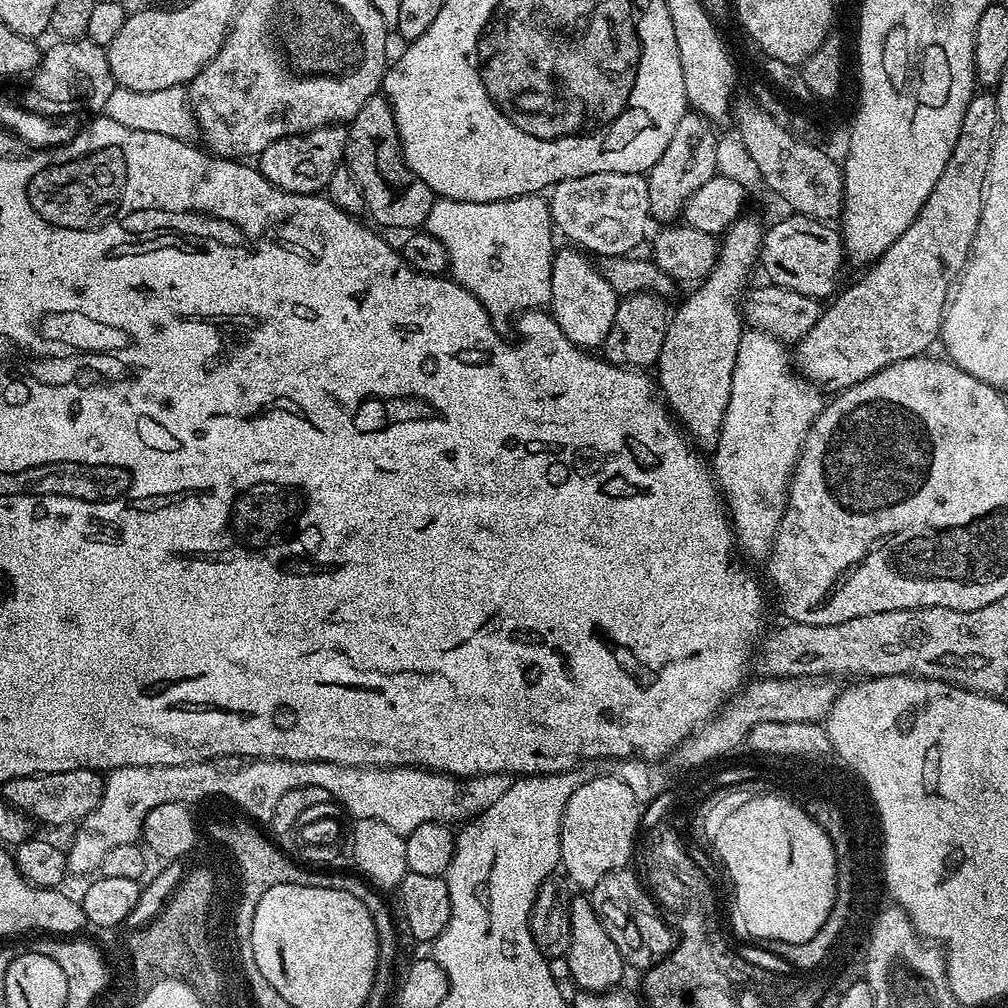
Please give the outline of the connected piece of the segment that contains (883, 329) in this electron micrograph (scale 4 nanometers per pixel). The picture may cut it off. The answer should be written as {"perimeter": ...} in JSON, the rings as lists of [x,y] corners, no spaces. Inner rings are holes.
{"perimeter":[[[973,95],[971,102],[966,106],[960,133],[954,142],[954,150],[938,182],[920,207],[919,216],[902,233],[898,242],[891,244],[881,254],[880,259],[865,271],[868,273],[857,284],[850,285],[844,293],[841,291],[831,301],[833,304],[821,311],[820,317],[809,332],[795,341],[794,368],[803,379],[817,386],[833,384],[833,389],[843,390],[851,384],[870,378],[894,362],[927,353],[931,349],[928,347],[932,343],[937,343],[940,320],[944,316],[946,301],[950,296],[950,280],[948,284],[944,260],[948,264],[956,263],[956,266],[960,266],[968,258],[970,237],[976,233],[976,226],[980,221],[980,205],[984,202],[984,179],[988,177],[988,163],[992,157],[996,122],[995,95]]]}

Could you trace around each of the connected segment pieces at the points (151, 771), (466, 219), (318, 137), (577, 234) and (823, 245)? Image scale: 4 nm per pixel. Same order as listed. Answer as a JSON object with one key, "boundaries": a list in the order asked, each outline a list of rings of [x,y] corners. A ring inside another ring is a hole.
{"boundaries":[[[[147,764],[133,768],[114,768],[107,773],[108,781],[103,781],[102,791],[90,815],[79,825],[80,833],[70,841],[75,852],[84,852],[84,874],[97,871],[106,858],[106,850],[114,850],[119,844],[137,843],[142,832],[146,814],[154,806],[166,802],[193,805],[194,799],[187,793],[185,768],[181,764],[150,767]]],[[[436,198],[422,224],[442,242],[451,275],[478,297],[489,316],[499,318],[545,307],[552,297],[554,242],[514,244],[514,240],[496,240],[488,218],[492,216],[488,216],[484,203]]],[[[340,126],[315,128],[312,132],[302,132],[298,136],[283,136],[259,153],[258,170],[283,192],[297,192],[303,196],[323,193],[334,170],[341,163],[347,138],[347,131]]],[[[599,172],[561,180],[551,189],[550,207],[555,231],[585,253],[597,252],[600,258],[627,257],[631,248],[639,246],[650,225],[648,181],[635,172]]],[[[788,214],[785,220],[767,225],[758,257],[759,267],[764,267],[765,274],[769,276],[767,279],[798,294],[815,298],[831,297],[837,291],[836,279],[840,276],[840,267],[845,267],[846,257],[839,231],[828,227],[832,226],[799,214]]]]}

